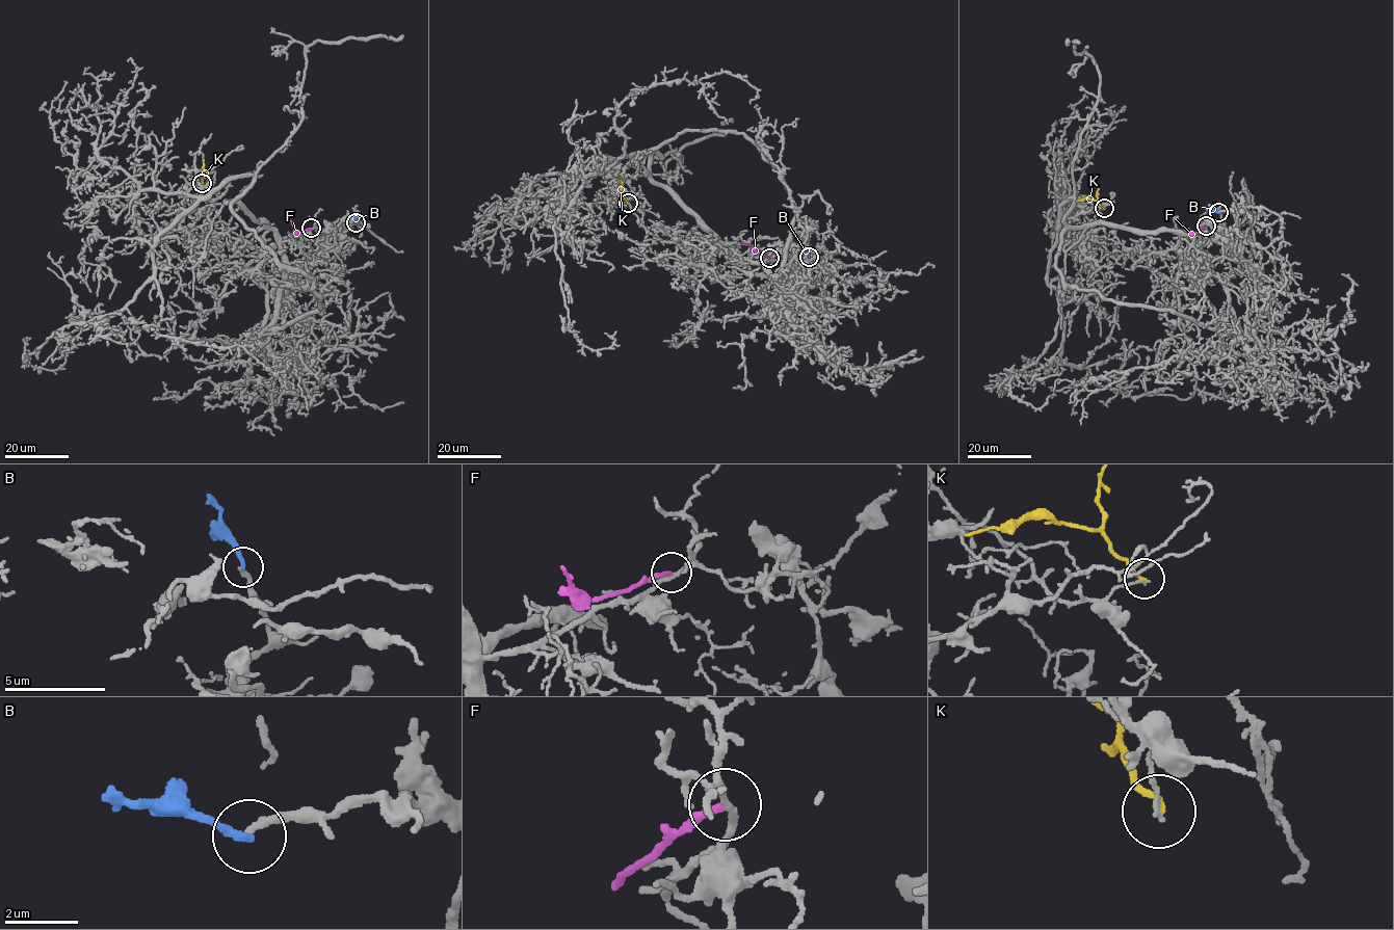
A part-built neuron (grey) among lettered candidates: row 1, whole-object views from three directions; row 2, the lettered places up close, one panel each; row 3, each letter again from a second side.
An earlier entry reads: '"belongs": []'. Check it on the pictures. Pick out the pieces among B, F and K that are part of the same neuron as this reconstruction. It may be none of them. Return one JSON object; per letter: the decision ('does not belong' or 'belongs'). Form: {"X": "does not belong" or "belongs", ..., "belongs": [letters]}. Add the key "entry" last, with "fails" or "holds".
{"B": "does not belong", "F": "does not belong", "K": "does not belong", "belongs": [], "entry": "holds"}

